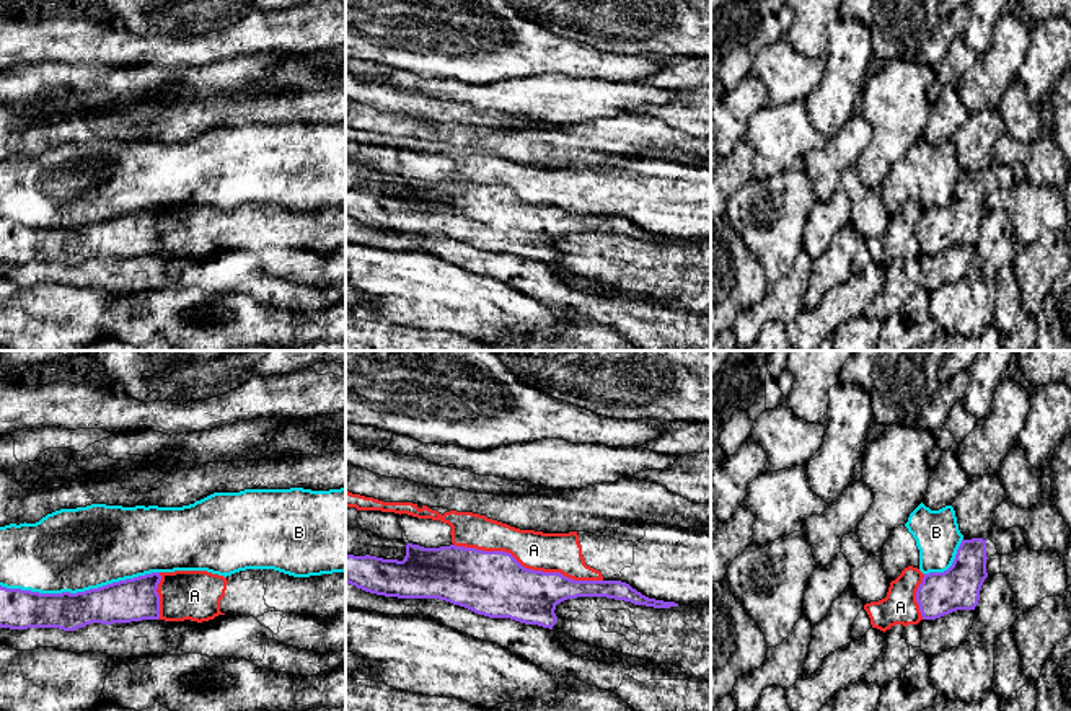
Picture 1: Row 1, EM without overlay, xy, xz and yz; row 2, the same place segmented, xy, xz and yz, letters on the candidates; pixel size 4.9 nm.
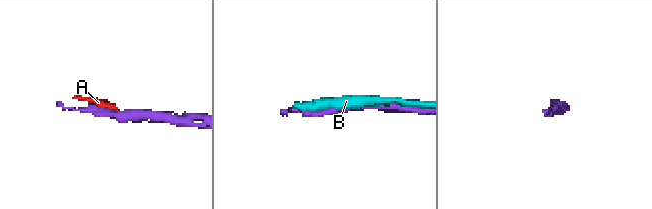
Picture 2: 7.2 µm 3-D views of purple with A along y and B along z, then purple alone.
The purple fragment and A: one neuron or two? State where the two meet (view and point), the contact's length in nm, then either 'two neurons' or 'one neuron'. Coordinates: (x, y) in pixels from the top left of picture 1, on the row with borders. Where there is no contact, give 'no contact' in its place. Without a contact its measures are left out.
meets purple in xz at (528, 569); contact 750 nm long; two neurons

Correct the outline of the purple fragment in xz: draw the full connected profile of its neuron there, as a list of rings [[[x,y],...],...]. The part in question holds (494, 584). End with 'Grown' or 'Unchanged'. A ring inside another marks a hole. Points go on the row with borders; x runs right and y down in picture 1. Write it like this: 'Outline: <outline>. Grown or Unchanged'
Outline: [[[346,532],[346,582],[370,594],[398,598],[439,598],[489,618],[510,618],[553,629],[556,605],[577,597],[606,597],[654,608],[678,607],[675,602],[642,595],[621,581],[574,581],[561,572],[523,567],[510,553],[463,546],[424,548],[403,540],[388,540],[372,532]]]. Grown

